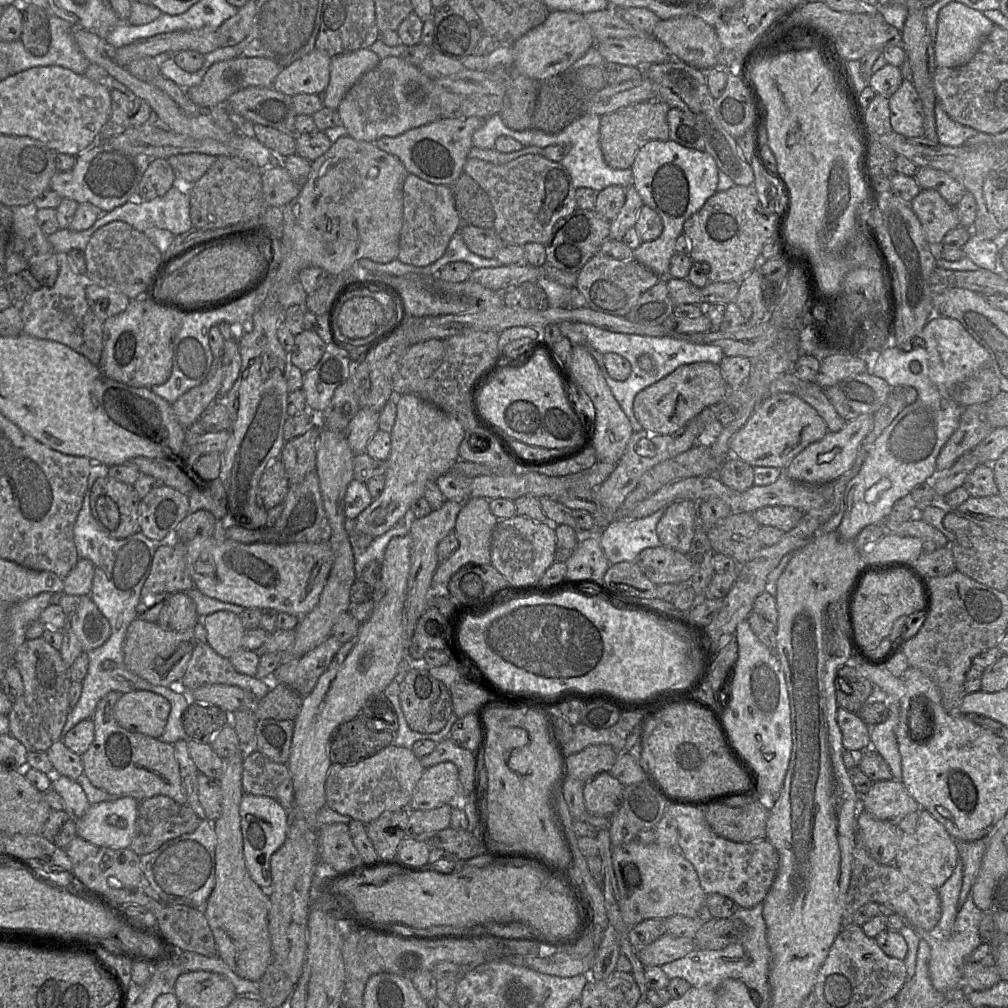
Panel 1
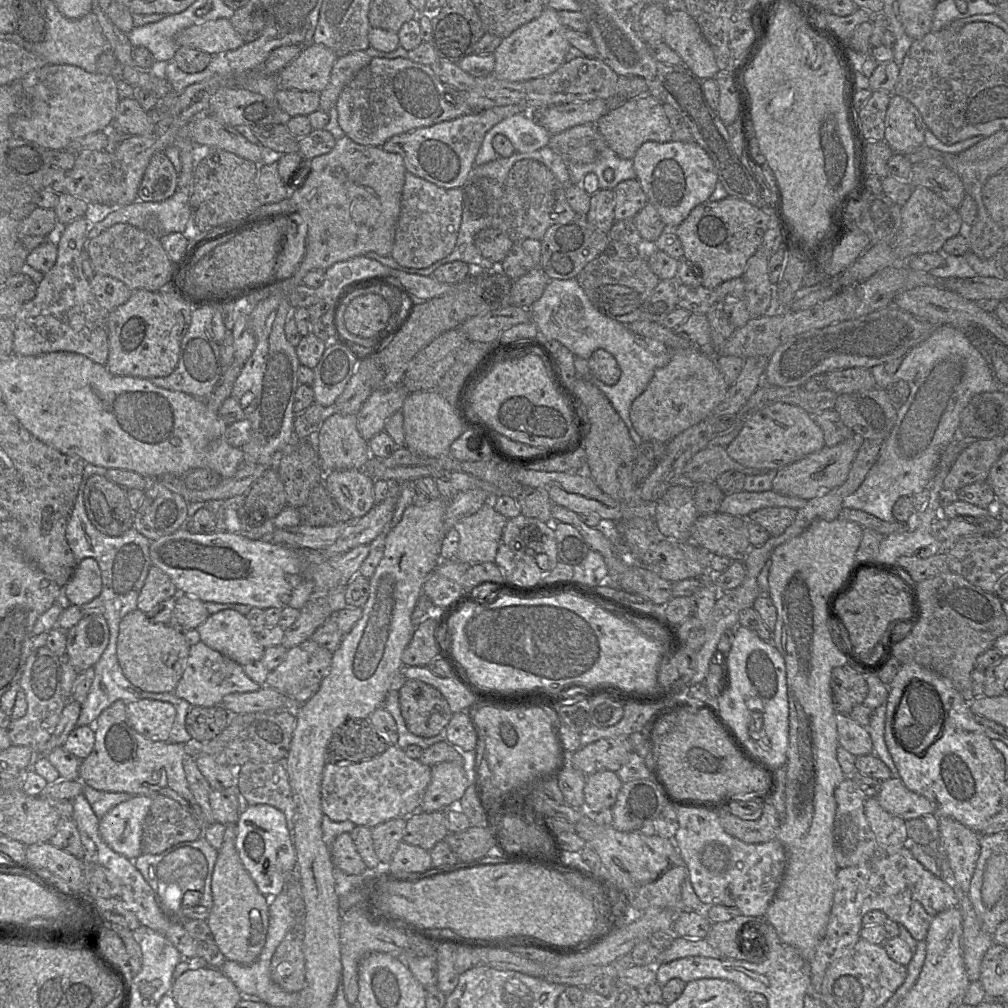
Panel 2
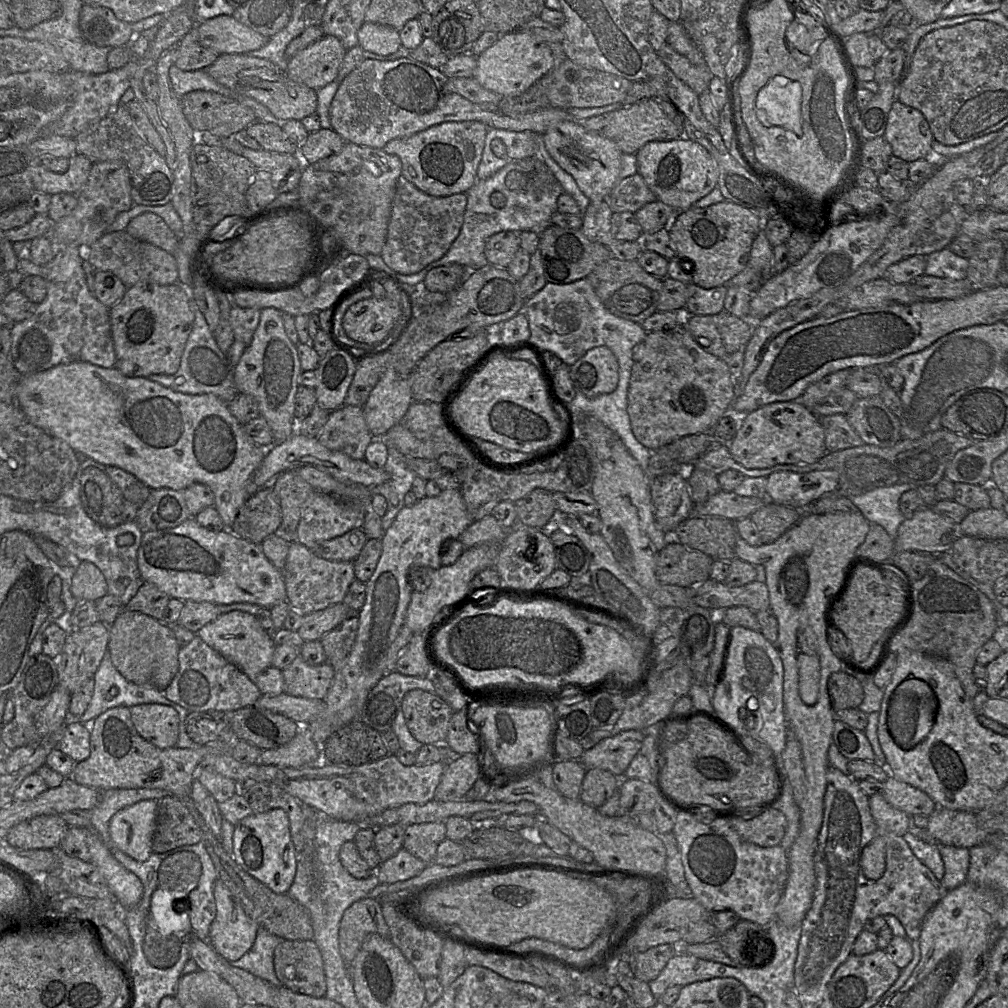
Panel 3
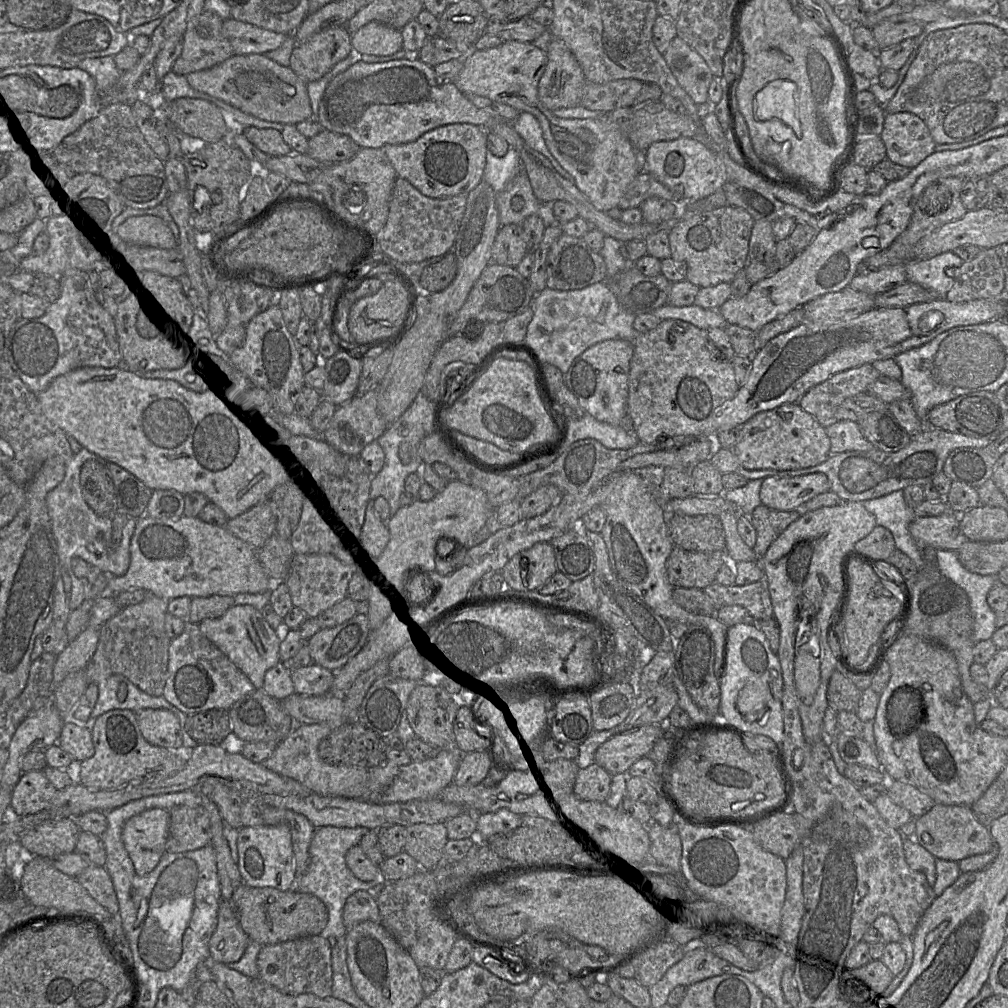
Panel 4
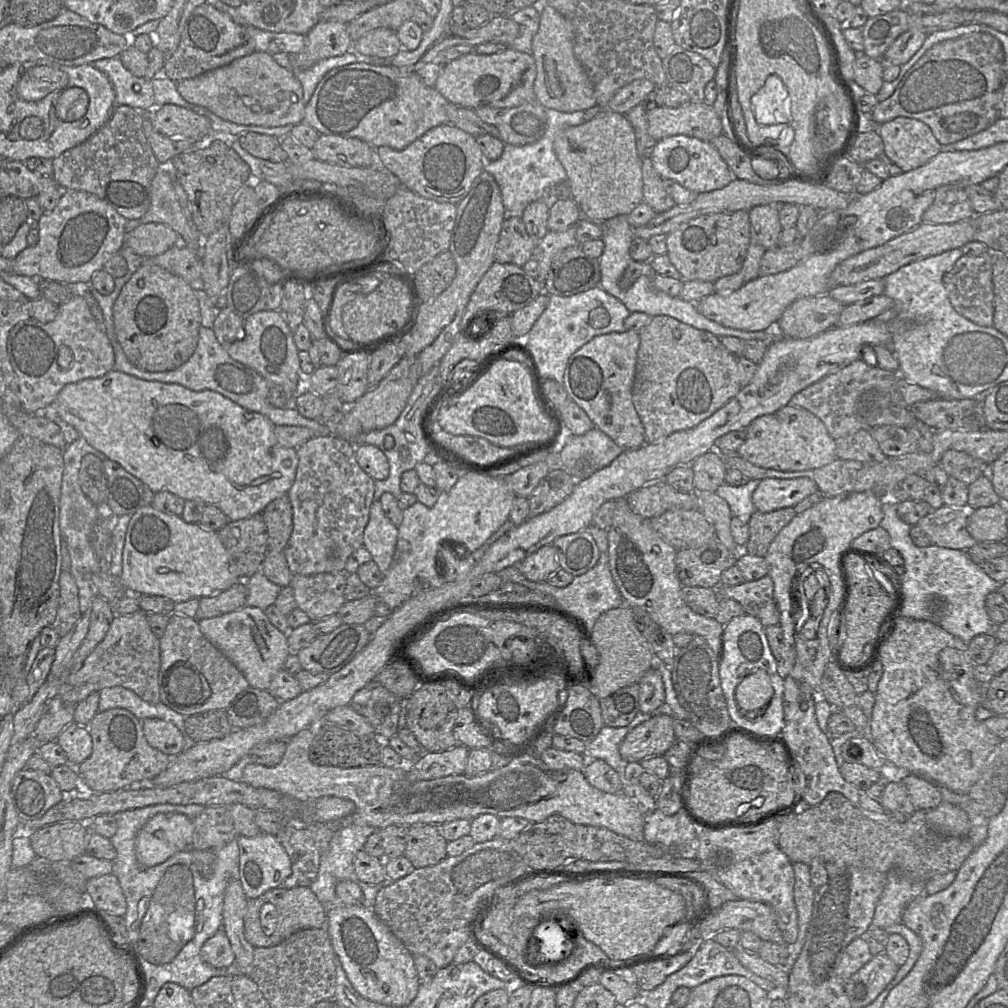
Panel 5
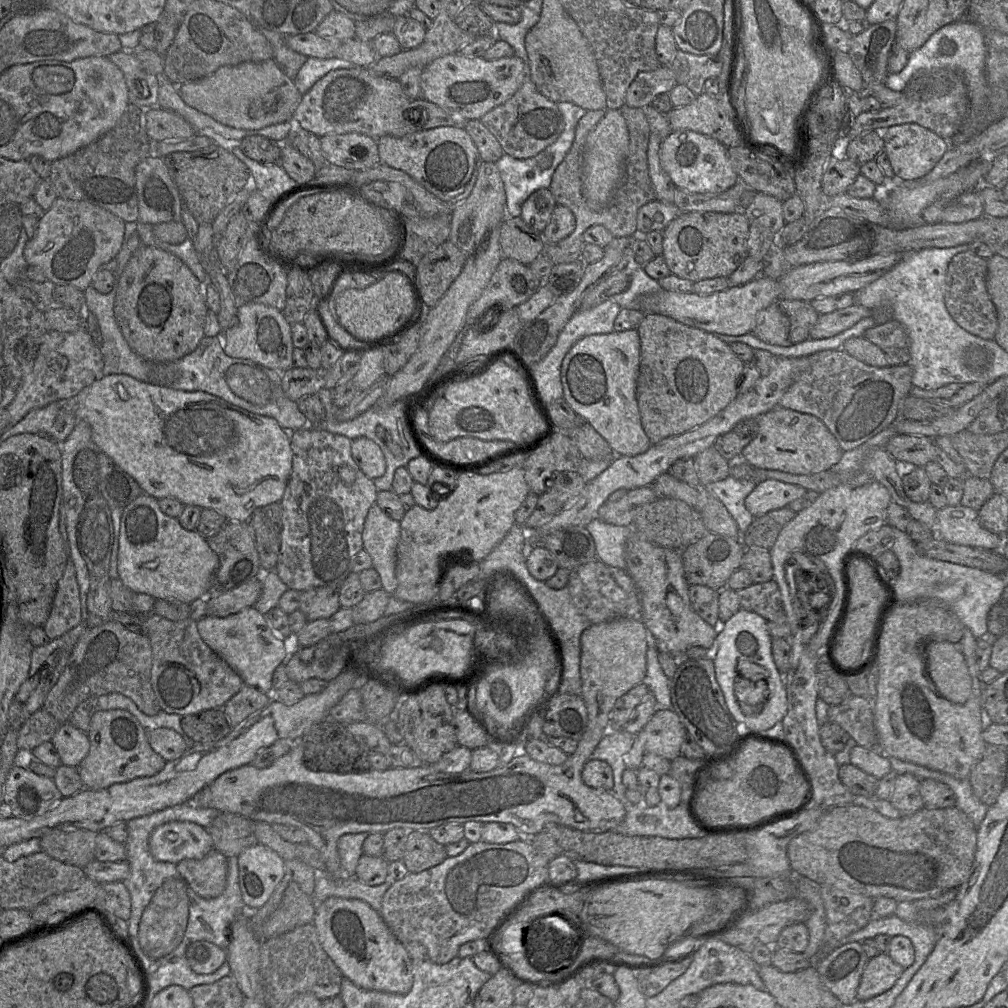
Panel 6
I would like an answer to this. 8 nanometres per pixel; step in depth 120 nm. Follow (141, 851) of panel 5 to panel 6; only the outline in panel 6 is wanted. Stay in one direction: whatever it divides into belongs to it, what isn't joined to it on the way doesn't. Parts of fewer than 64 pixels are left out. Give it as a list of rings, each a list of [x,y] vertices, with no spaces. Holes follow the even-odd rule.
[[[169,822],[157,827],[149,838],[152,856],[177,864],[184,859],[202,859],[214,849],[208,830],[193,822]]]

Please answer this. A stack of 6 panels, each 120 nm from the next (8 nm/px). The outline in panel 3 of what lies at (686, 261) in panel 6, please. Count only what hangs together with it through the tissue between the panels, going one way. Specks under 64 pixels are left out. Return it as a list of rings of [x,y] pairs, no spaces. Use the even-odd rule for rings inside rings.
[[[724,200],[705,208],[691,207],[684,212],[676,212],[670,224],[663,228],[669,232],[677,257],[692,262],[692,265],[688,265],[688,269],[682,263],[683,270],[688,273],[693,267],[692,283],[704,289],[711,289],[725,286],[728,281],[746,268],[752,244],[759,232],[764,230],[764,222],[747,208]]]

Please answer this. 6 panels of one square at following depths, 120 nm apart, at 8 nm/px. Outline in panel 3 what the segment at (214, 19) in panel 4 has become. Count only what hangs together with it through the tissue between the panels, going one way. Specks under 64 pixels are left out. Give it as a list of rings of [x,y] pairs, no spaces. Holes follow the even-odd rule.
[[[195,29],[178,43],[177,51],[178,58],[174,65],[182,71],[204,70],[219,57],[215,51],[200,45]]]

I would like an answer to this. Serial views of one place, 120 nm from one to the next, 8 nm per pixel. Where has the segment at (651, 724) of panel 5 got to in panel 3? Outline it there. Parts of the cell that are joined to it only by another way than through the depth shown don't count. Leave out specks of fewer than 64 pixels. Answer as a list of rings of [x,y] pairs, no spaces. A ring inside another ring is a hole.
[[[641,730],[622,731],[585,749],[579,760],[586,769],[600,768],[623,778],[630,762],[639,753],[643,739]]]

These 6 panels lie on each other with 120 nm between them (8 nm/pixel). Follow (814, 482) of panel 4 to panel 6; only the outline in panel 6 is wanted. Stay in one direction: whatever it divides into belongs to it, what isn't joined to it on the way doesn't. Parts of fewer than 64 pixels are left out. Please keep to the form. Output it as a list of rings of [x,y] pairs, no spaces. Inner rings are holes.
[[[768,479],[756,484],[754,490],[745,498],[746,509],[754,516],[788,507],[788,505],[802,497],[807,490],[799,485]]]

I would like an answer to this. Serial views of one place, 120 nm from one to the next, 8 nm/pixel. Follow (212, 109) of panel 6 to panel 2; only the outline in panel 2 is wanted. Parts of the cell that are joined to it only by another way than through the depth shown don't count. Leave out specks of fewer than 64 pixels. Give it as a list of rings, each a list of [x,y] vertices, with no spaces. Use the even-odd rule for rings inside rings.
[[[278,87],[274,98],[285,117],[308,116],[318,110],[320,104],[320,92],[315,91],[299,91]]]

